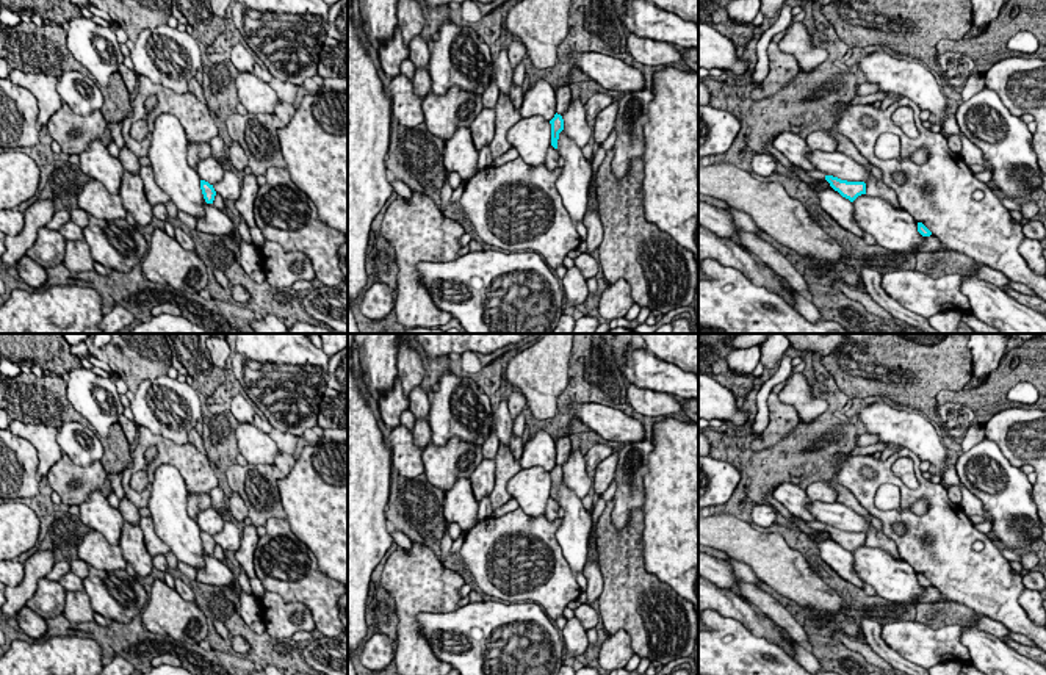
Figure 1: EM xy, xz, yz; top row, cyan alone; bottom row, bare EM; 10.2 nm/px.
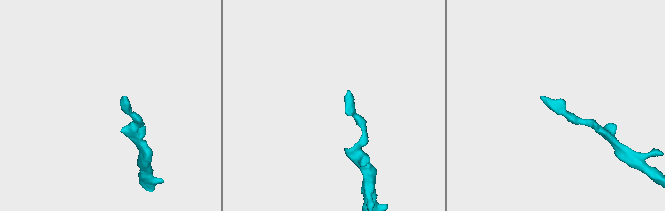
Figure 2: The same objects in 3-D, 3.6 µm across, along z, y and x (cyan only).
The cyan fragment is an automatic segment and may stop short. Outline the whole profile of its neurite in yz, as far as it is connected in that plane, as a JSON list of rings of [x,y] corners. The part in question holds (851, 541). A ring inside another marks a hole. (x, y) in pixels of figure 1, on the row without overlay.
[[[817,520],[805,523],[816,531],[827,531],[835,542],[838,542],[842,548],[849,550],[850,553],[853,553],[858,547],[866,545],[864,532],[841,531],[838,528],[827,526]]]

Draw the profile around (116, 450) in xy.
[[[114,423],[108,437],[100,437],[103,456],[100,459],[106,473],[122,473],[132,460],[130,443],[119,423]]]

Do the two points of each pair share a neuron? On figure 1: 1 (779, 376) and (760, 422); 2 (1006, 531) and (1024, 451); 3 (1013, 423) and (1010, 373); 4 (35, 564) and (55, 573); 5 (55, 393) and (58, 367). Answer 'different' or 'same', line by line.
1: same
2: different
3: different
4: different
5: different

